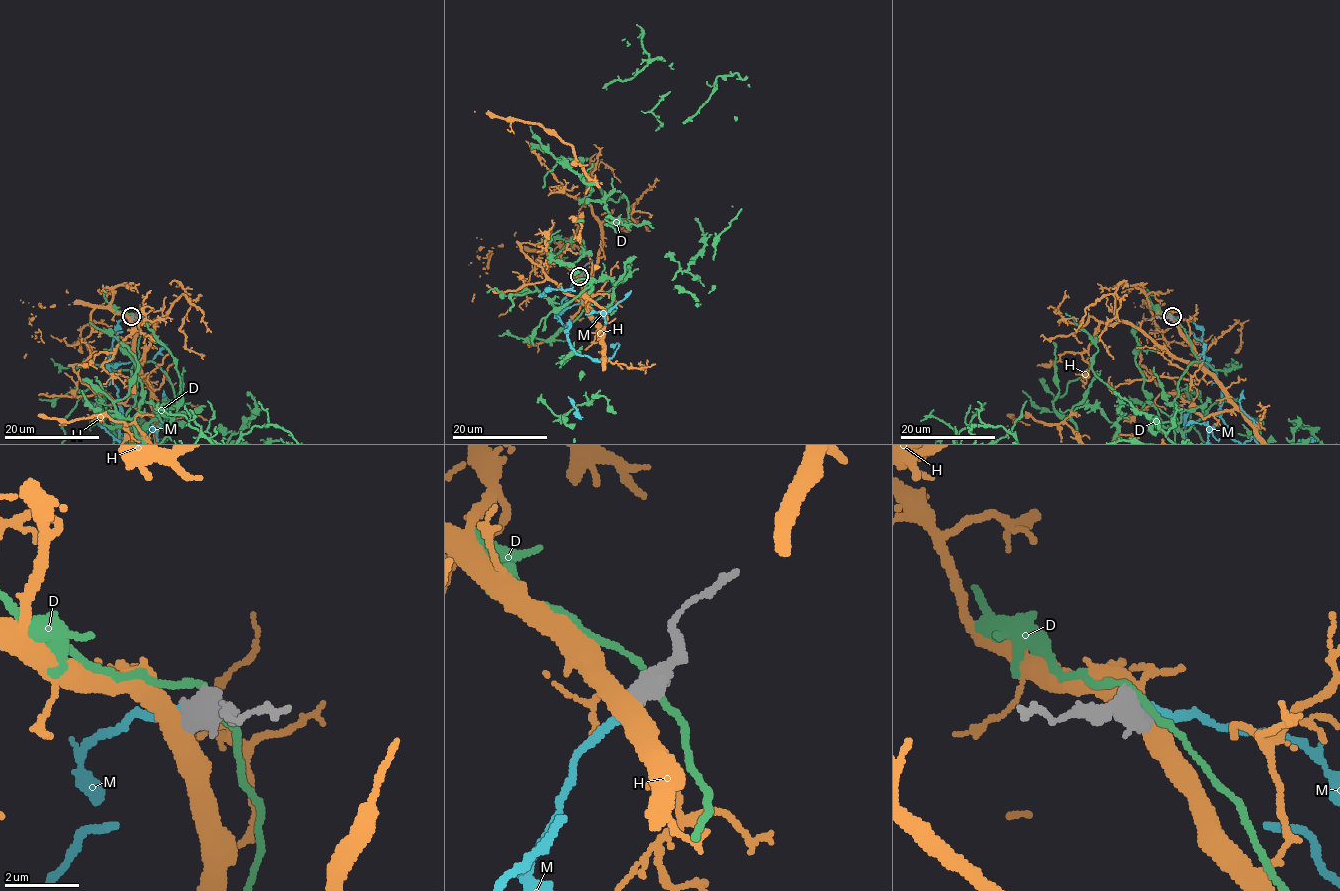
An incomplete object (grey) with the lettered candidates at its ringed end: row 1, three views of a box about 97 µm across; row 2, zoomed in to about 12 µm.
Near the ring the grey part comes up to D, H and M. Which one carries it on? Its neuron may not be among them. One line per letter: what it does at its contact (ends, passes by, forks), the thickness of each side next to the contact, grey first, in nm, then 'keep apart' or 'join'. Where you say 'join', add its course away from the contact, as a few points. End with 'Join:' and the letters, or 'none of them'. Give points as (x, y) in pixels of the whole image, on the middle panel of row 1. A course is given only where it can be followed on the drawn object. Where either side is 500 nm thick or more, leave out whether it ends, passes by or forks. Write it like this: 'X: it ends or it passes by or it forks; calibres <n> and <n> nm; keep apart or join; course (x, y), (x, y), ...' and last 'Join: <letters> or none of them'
D: calibres 750 and 170 nm; keep apart
H: calibres 650 and 480 nm; keep apart
M: calibres 700 and 300 nm; join
Join: M

